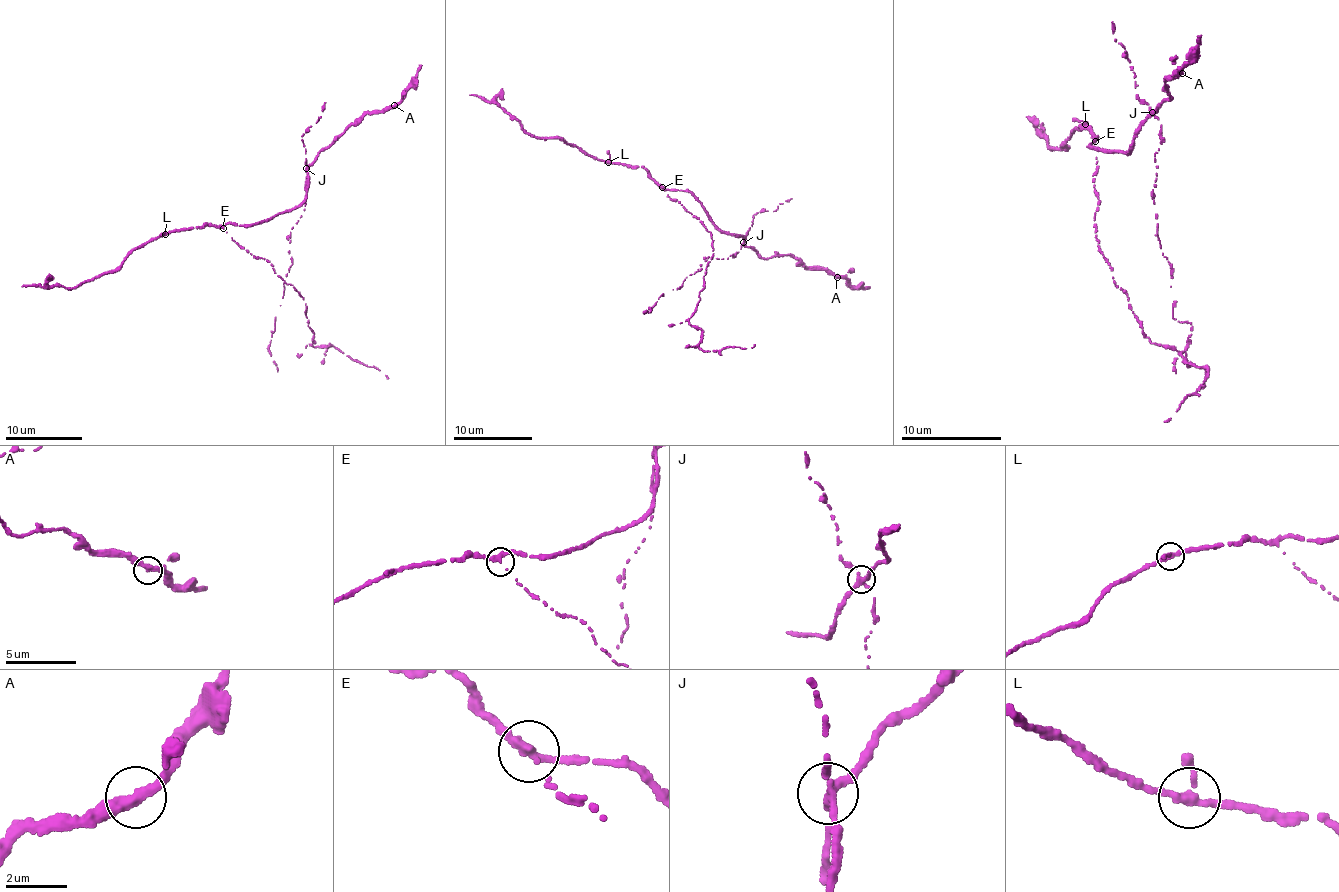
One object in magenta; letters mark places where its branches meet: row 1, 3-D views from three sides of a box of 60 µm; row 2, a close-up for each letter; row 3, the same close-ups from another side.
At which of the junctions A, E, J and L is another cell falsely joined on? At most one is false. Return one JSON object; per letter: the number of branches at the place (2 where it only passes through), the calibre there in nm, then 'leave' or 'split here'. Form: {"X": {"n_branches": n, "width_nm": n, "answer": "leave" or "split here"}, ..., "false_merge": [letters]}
{"A": {"n_branches": 3, "width_nm": 280, "answer": "leave"}, "E": {"n_branches": 2, "width_nm": 320, "answer": "leave"}, "J": {"n_branches": 3, "width_nm": 280, "answer": "split here"}, "L": {"n_branches": 3, "width_nm": 260, "answer": "leave"}, "false_merge": ["J"]}

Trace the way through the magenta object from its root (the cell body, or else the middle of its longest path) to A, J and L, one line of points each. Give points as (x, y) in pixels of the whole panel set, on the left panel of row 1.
A: (252, 223), (292, 210), (306, 197), (308, 167), (316, 156), (367, 114), (382, 113), (394, 105)
J: (252, 223), (292, 210), (306, 197), (309, 177), (306, 167)
L: (252, 223), (188, 227), (169, 230), (165, 234)

